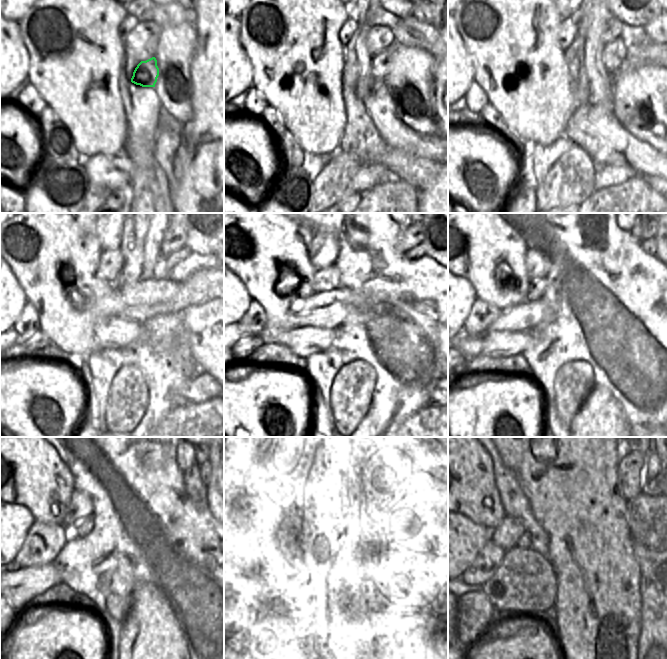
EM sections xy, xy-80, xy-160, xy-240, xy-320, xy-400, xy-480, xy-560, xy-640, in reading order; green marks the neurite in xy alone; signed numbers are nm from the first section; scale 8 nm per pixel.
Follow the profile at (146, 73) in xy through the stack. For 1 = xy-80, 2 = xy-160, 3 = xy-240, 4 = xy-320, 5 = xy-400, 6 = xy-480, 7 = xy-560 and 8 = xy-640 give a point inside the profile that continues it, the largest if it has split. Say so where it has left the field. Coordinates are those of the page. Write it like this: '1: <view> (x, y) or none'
1: xy-80 (381, 63)
2: xy-160 (614, 53)
3: xy-240 (165, 265)
4: xy-320 (418, 251)
5: xy-400 (649, 246)
6: xy-480 (203, 469)
7: xy-560 (427, 477)
8: xy-640 (651, 486)

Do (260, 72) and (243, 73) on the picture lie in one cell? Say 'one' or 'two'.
two

